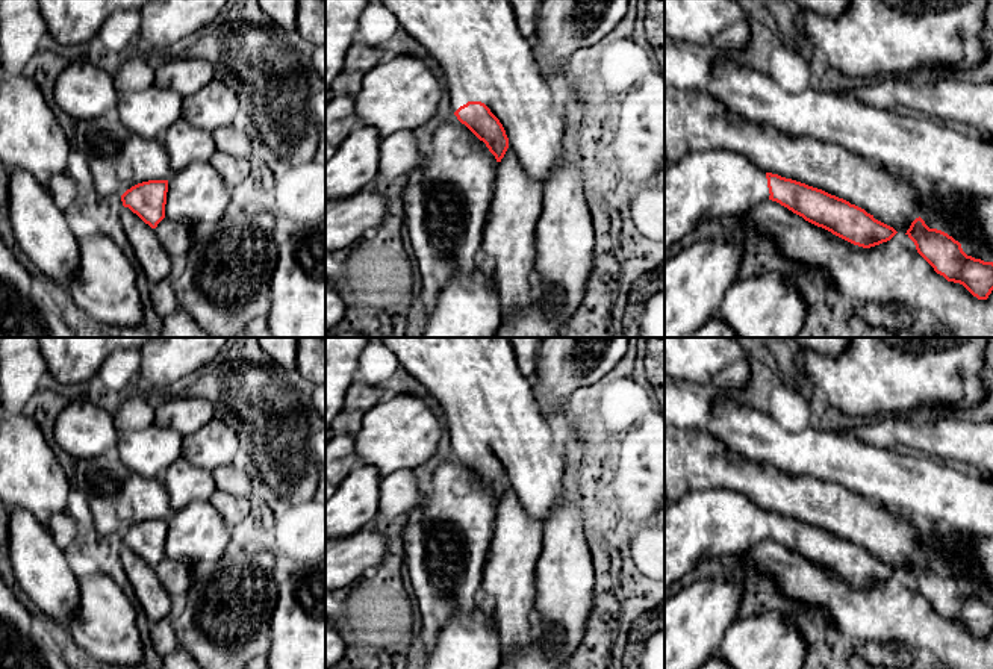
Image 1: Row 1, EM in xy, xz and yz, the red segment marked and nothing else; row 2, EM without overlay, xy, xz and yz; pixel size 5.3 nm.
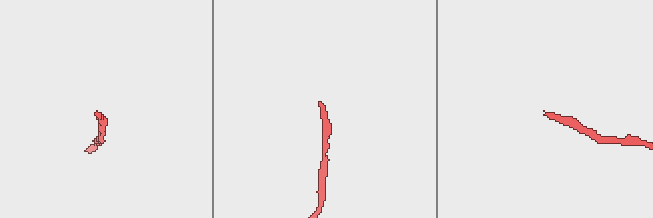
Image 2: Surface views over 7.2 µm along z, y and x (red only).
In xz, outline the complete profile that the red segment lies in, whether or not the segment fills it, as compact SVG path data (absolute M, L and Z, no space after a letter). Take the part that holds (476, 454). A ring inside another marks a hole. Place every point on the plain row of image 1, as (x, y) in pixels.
M380 338L400 366L427 387L437 404L451 450L501 501L510 486L525 512L539 524L562 503L565 457L554 451L553 433L531 389L531 378L521 374L507 338Z

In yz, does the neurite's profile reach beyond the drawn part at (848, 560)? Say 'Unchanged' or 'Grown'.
Grown

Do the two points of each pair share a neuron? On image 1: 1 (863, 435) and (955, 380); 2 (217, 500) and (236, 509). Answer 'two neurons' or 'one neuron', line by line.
1: two neurons
2: one neuron

